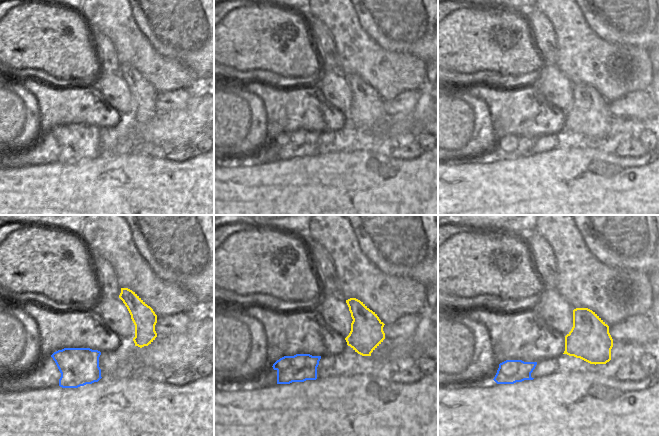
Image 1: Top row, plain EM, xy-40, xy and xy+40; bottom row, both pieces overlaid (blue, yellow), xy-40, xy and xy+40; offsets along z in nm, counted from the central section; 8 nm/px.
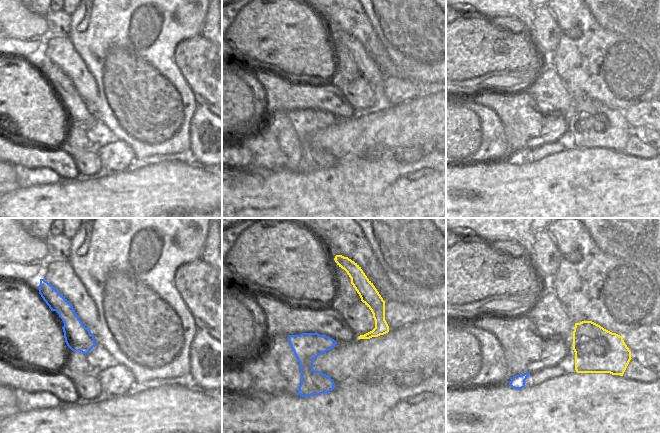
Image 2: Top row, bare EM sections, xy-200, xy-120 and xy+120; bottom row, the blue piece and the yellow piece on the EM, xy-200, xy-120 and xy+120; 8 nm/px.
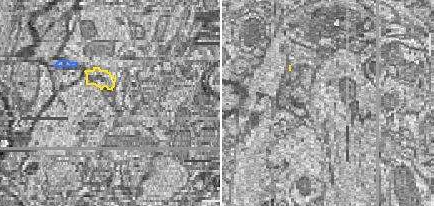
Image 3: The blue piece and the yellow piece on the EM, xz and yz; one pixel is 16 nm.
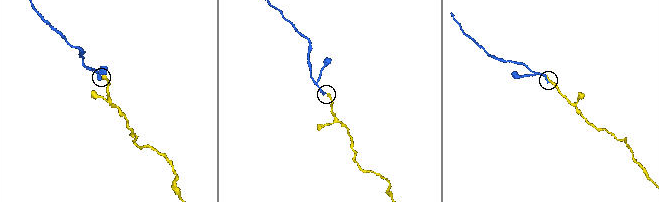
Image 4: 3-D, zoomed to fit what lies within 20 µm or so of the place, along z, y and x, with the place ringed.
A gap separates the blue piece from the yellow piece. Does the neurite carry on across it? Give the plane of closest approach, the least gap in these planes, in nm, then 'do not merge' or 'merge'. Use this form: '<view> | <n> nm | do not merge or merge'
xy+40 | 220 nm | merge

